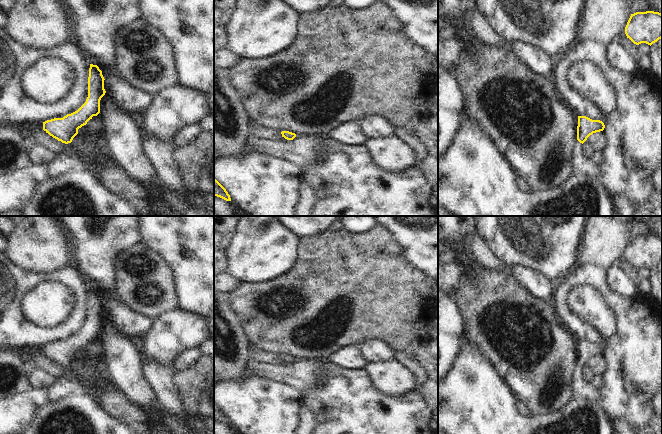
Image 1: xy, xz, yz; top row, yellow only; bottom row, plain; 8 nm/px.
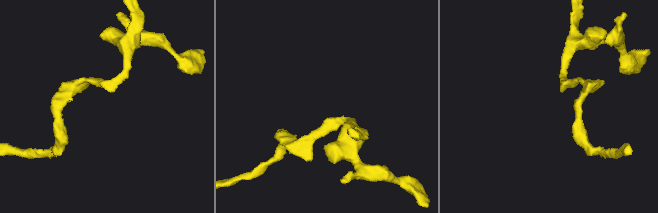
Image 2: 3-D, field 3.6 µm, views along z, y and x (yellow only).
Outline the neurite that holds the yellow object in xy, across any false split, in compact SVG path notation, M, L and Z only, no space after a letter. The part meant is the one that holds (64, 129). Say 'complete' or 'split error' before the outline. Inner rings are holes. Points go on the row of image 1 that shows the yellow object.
complete | M90 64L86 102L77 111L67 114L63 118L43 122L43 130L62 143L71 143L78 134L78 129L100 113L100 100L106 93L104 80L99 67Z

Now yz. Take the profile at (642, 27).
complete | M654 11L631 14L625 34L634 44L652 45L662 38L662 14Z

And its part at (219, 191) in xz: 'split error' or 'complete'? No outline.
complete

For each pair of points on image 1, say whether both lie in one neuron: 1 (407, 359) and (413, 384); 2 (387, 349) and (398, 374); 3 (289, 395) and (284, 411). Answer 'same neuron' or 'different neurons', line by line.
1: different neurons
2: different neurons
3: same neuron

